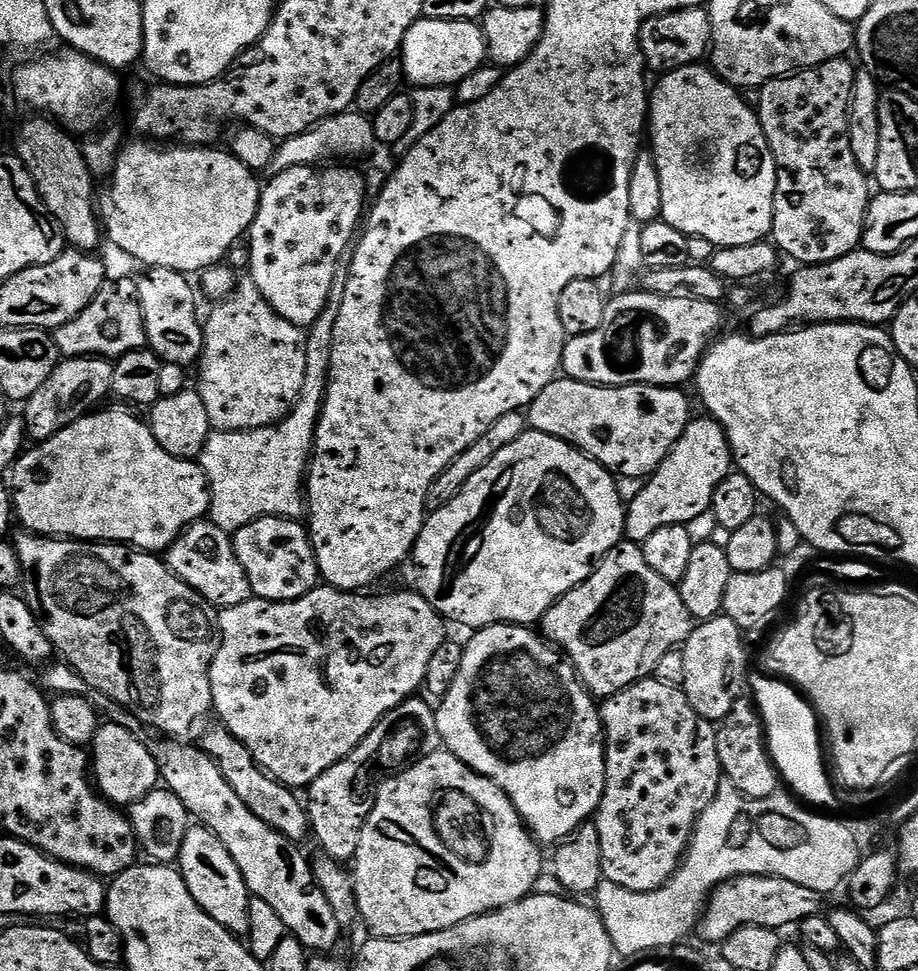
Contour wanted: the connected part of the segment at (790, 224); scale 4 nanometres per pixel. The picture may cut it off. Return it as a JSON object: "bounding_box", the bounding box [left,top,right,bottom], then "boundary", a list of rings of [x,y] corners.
{"bounding_box":[758,58,870,266],"boundary":[[[848,58],[827,60],[817,68],[806,68],[781,76],[778,80],[770,80],[758,92],[758,115],[764,137],[774,154],[777,169],[792,179],[777,179],[770,240],[783,255],[785,252],[800,266],[834,262],[857,251],[864,238],[870,180],[858,162],[854,162],[854,150],[850,150],[848,111],[852,105],[857,74],[850,61]]]}

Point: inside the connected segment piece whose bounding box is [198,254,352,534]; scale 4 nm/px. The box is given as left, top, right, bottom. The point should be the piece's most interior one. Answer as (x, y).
(252, 474)

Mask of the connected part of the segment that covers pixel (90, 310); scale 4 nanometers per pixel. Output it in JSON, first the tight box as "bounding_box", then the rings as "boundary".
{"bounding_box":[55,279,148,358],"boundary":[[[105,279],[102,290],[69,324],[55,329],[56,349],[64,358],[119,358],[127,352],[141,351],[148,343],[142,306],[138,302],[136,280]]]}

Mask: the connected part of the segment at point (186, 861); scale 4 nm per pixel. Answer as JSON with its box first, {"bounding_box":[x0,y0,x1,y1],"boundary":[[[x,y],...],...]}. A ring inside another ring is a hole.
{"bounding_box":[178,827,250,938],"boundary":[[[189,827],[186,838],[182,842],[182,850],[178,867],[186,882],[186,890],[194,894],[194,902],[202,906],[218,926],[231,932],[237,938],[247,937],[250,918],[248,917],[248,901],[250,893],[242,878],[242,870],[238,870],[234,858],[230,858],[230,850],[218,842],[218,838],[206,827]]]}

